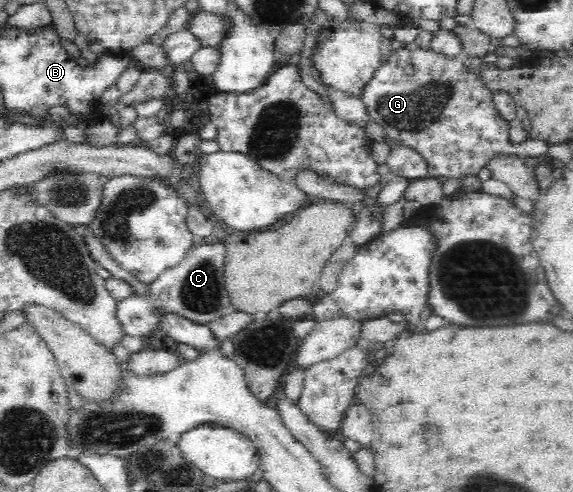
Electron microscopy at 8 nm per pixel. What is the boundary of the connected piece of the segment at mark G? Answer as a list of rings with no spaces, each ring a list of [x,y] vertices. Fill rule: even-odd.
[[[410,46],[393,50],[391,55],[389,55],[389,59],[387,59],[387,61],[385,61],[385,63],[383,63],[377,71],[375,71],[371,81],[365,85],[361,100],[363,100],[363,104],[367,106],[367,112],[369,112],[369,116],[371,116],[372,121],[383,127],[386,135],[385,139],[391,139],[394,143],[409,146],[421,153],[421,156],[425,158],[428,165],[428,178],[443,176],[448,179],[454,178],[458,180],[460,178],[475,175],[479,173],[481,169],[486,169],[488,167],[487,163],[491,163],[491,161],[493,161],[493,157],[499,157],[499,155],[504,155],[504,157],[516,155],[522,160],[525,158],[530,158],[540,161],[546,159],[547,151],[549,151],[549,147],[551,147],[551,143],[543,139],[530,139],[521,143],[511,142],[511,140],[509,140],[510,122],[507,121],[507,119],[503,119],[503,117],[499,114],[499,111],[495,108],[495,103],[493,102],[493,92],[485,86],[483,82],[481,82],[479,75],[469,72],[468,67],[464,64],[464,59],[450,58],[449,56],[434,52],[432,49],[424,50]]]

